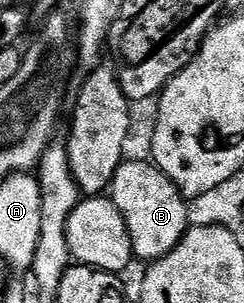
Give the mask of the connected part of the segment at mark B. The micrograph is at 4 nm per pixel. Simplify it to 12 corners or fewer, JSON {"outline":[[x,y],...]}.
{"outline":[[123,161],[109,197],[135,258],[173,252],[188,199],[154,161]]}

